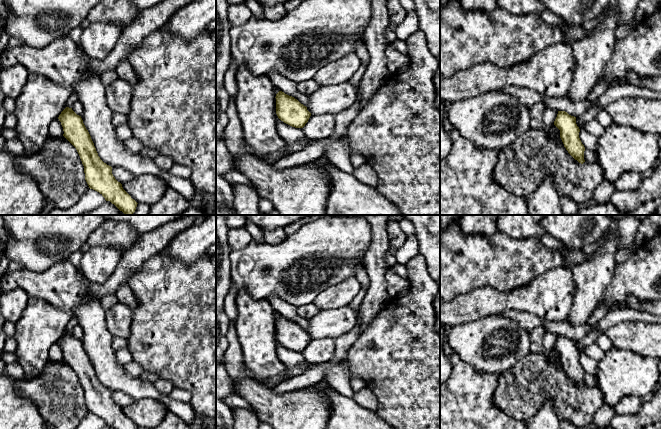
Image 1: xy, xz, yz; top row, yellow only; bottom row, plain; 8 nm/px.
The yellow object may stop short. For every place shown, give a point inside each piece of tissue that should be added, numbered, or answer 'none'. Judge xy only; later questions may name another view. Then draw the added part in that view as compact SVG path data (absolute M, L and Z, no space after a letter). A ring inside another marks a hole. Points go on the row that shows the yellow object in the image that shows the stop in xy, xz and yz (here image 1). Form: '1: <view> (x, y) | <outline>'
none

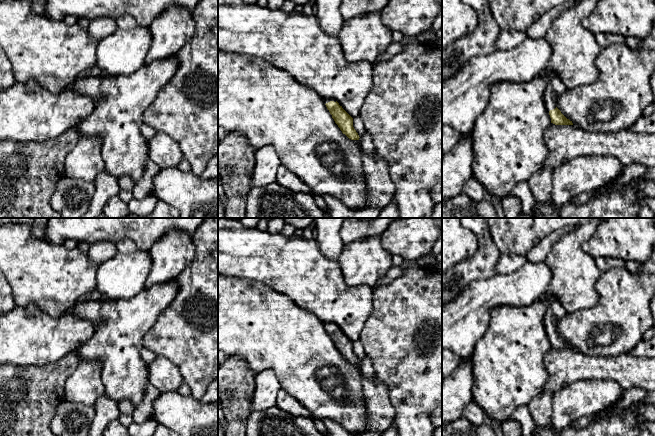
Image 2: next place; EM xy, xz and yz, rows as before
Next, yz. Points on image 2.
1: yz (555, 88) | M553 70L550 71L553 72L554 75L544 91L544 102L546 104L546 110L548 113L550 110L553 110L557 107L558 97L564 94L567 90L558 74Z

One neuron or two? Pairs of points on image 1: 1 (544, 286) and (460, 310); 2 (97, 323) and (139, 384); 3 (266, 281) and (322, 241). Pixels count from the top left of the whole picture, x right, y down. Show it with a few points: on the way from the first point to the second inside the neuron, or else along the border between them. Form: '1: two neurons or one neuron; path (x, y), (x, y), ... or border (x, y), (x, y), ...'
1: one neuron; path (523, 299), (481, 302)
2: one neuron; path (97, 341), (103, 359), (121, 377)
3: one neuron; path (280, 269), (292, 258), (301, 254), (308, 254)

